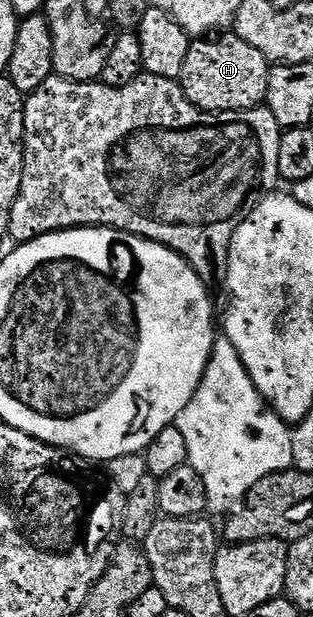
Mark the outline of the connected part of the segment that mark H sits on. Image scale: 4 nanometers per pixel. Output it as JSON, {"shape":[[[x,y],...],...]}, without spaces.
{"shape":[[[228,32],[217,42],[196,40],[186,52],[186,64],[178,79],[184,95],[199,110],[209,114],[221,114],[231,110],[255,110],[268,97],[268,71],[270,63],[258,52],[250,48],[246,40],[237,38],[235,33]]]}

